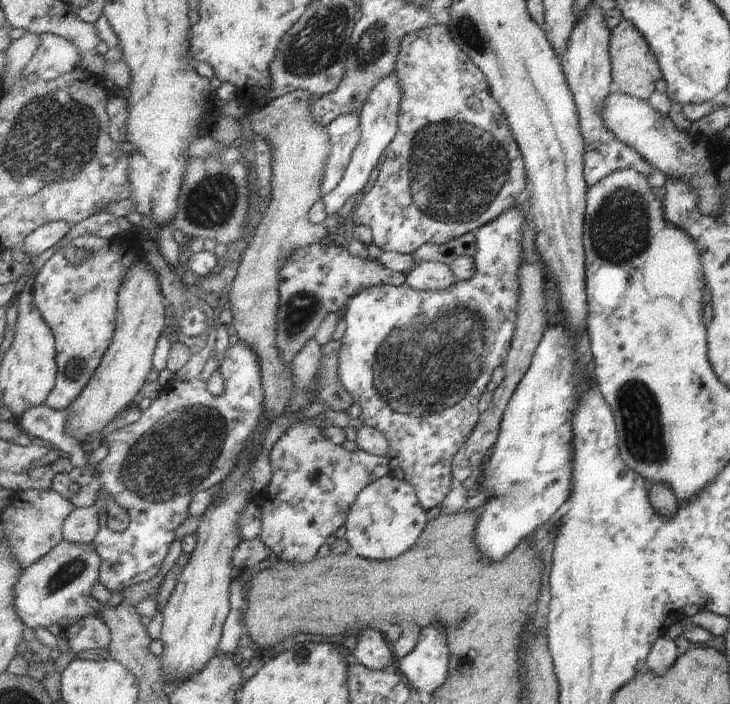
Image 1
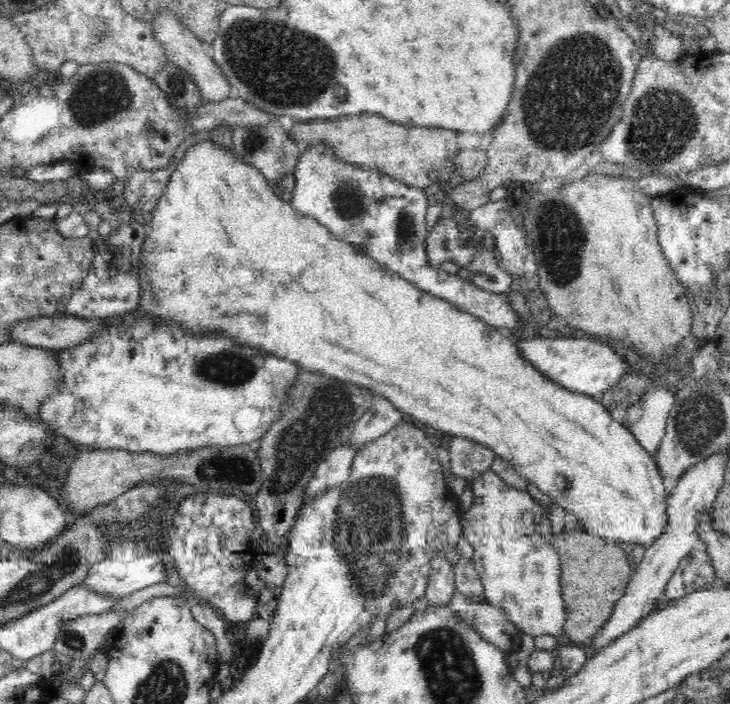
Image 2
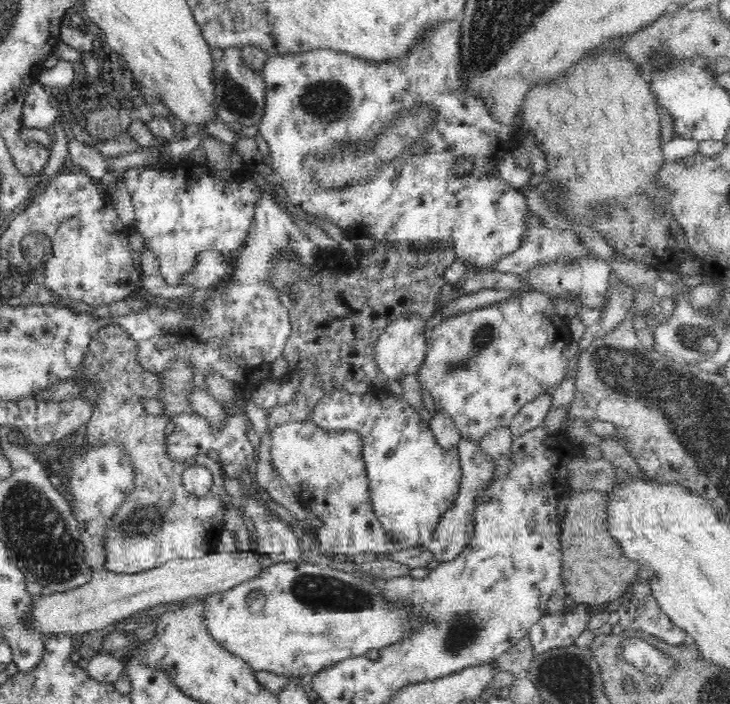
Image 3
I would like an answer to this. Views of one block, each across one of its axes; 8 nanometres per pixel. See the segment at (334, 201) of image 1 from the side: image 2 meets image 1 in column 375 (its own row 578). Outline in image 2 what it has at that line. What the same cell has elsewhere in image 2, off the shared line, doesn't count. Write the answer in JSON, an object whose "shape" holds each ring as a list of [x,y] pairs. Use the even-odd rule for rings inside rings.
{"shape":[[[118,540],[110,551],[112,554],[109,553],[102,562],[92,567],[91,575],[83,582],[90,589],[96,590],[96,593],[106,593],[110,597],[128,597],[143,588],[165,583],[170,576],[172,567],[157,555],[160,552],[140,540]]]}

